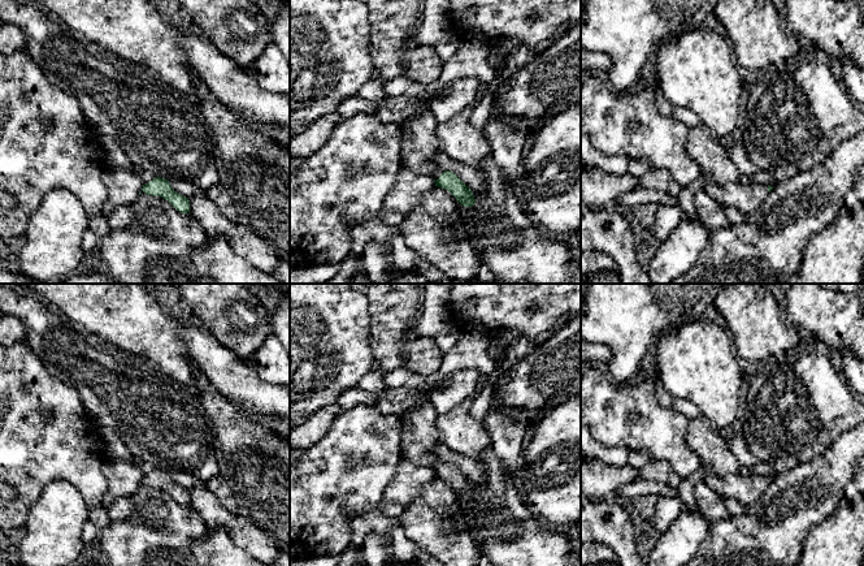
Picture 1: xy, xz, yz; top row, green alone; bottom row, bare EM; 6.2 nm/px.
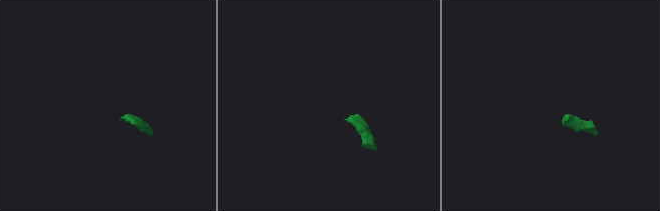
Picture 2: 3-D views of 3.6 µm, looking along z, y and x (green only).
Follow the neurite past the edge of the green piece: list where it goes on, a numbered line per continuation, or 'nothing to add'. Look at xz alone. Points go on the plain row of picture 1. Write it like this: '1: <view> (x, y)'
1: xz (420, 437)

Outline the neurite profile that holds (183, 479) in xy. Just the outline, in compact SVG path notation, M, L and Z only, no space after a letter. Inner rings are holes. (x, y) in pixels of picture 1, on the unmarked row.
M168 471L168 472L174 483L177 483L178 485L188 491L192 488L205 487L205 483L200 481L195 476L190 475L188 472L184 472L184 471Z

